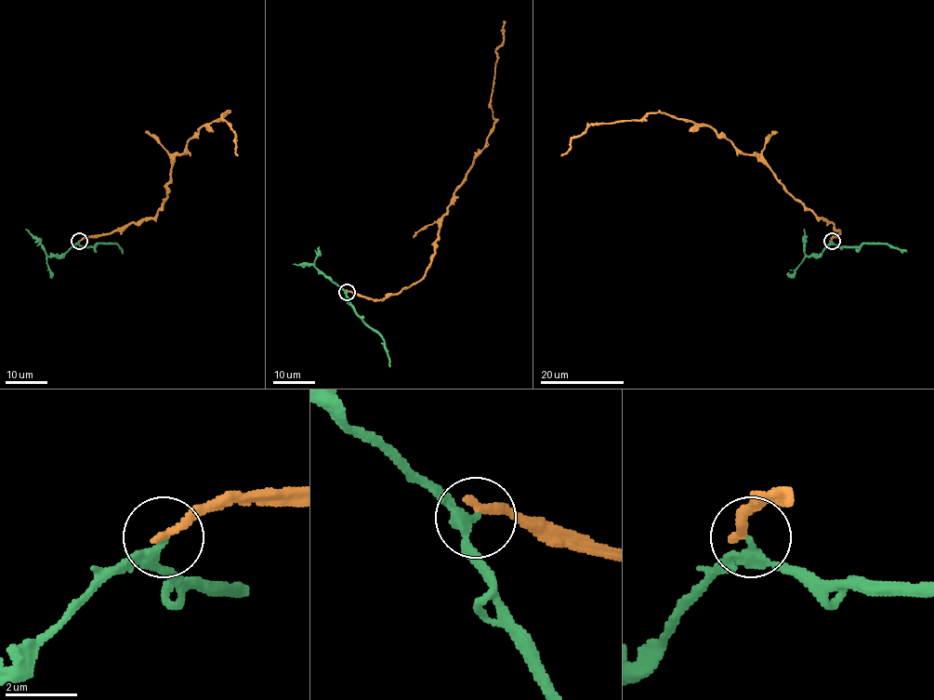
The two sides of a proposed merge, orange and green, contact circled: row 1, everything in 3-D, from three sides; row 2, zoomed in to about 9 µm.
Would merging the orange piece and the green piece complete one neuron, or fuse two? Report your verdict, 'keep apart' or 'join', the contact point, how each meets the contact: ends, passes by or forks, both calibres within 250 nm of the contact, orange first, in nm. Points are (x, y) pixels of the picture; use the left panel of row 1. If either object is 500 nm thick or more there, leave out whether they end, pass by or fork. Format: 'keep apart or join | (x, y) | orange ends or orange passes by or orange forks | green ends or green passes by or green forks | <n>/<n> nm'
join | (79, 241) | orange ends | green passes by | 240/260 nm

